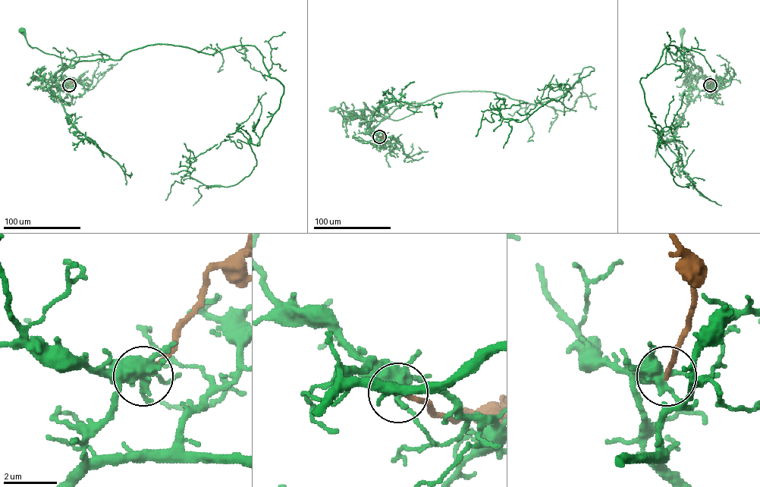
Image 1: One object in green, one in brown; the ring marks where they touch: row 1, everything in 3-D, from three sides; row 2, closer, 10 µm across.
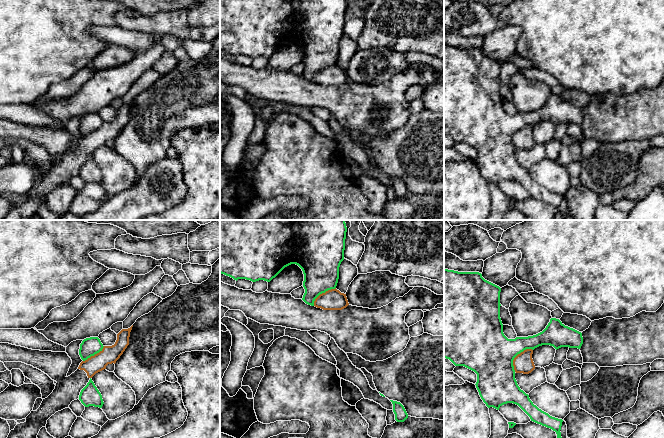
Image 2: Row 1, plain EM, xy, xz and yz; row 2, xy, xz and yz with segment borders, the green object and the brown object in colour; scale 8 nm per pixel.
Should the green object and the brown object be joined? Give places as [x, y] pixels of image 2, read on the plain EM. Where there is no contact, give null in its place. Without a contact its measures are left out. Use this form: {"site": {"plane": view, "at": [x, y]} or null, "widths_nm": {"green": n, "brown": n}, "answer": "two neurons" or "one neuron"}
{"site": {"plane": "yz", "at": [516, 131]}, "widths_nm": {"green": 380, "brown": 160}, "answer": "two neurons"}

